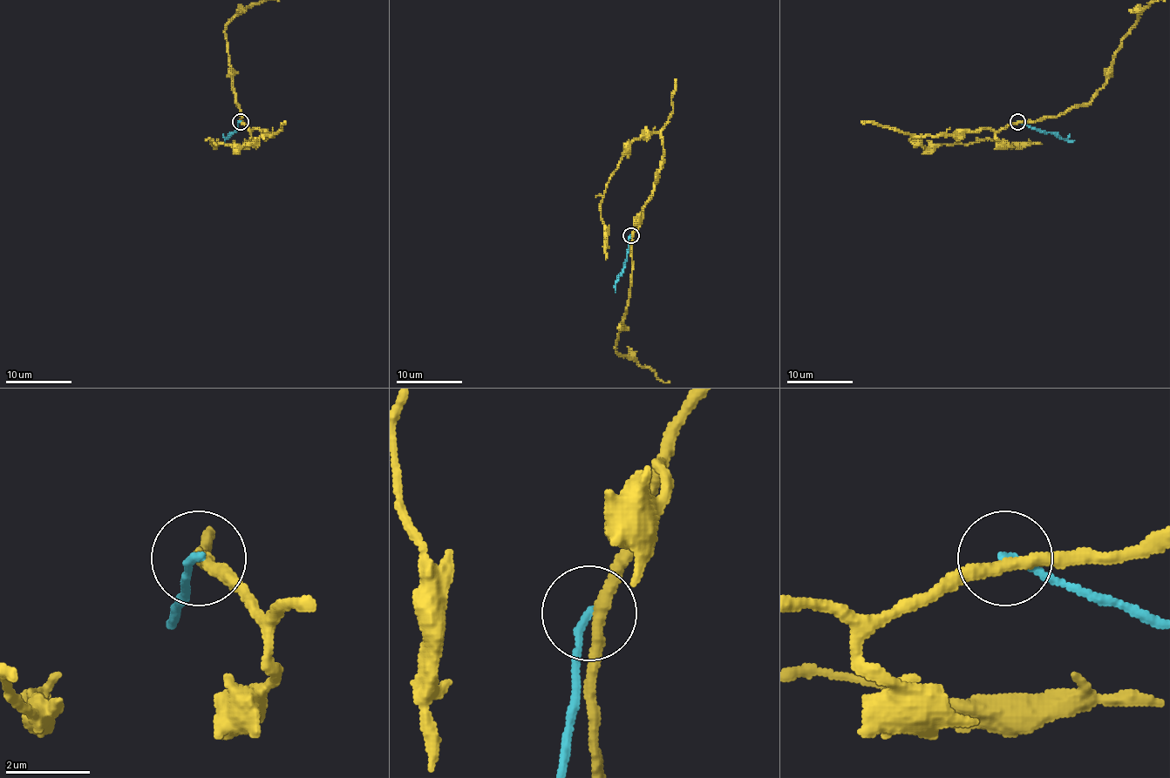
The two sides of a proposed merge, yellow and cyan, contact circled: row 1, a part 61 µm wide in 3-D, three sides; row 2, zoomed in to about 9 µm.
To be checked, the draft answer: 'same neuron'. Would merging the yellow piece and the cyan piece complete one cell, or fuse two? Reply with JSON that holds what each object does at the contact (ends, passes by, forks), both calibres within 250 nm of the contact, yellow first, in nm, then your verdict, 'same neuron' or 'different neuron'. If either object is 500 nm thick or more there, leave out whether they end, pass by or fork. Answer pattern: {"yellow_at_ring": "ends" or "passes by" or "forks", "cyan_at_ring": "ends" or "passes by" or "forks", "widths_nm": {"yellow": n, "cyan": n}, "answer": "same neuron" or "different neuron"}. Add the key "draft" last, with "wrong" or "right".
{"yellow_at_ring": "passes by", "cyan_at_ring": "ends", "widths_nm": {"yellow": 280, "cyan": 190}, "answer": "different neuron", "draft": "wrong"}

